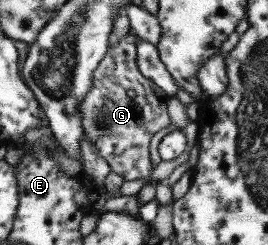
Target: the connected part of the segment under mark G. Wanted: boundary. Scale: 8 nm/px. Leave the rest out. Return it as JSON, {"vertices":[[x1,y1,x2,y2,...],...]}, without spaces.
{"vertices":[[126,33,118,43,109,45,104,57,98,62,98,66,92,73,92,85,90,85,88,93,84,95,78,110,82,114,80,126,82,126,84,135,81,137,89,139,96,154,106,160,110,171,117,173,126,181,141,179,144,185,150,182,153,169,148,143,156,131,164,129,170,123,169,115,166,114,166,103,170,97,138,71,136,42,138,42,138,36]]}

